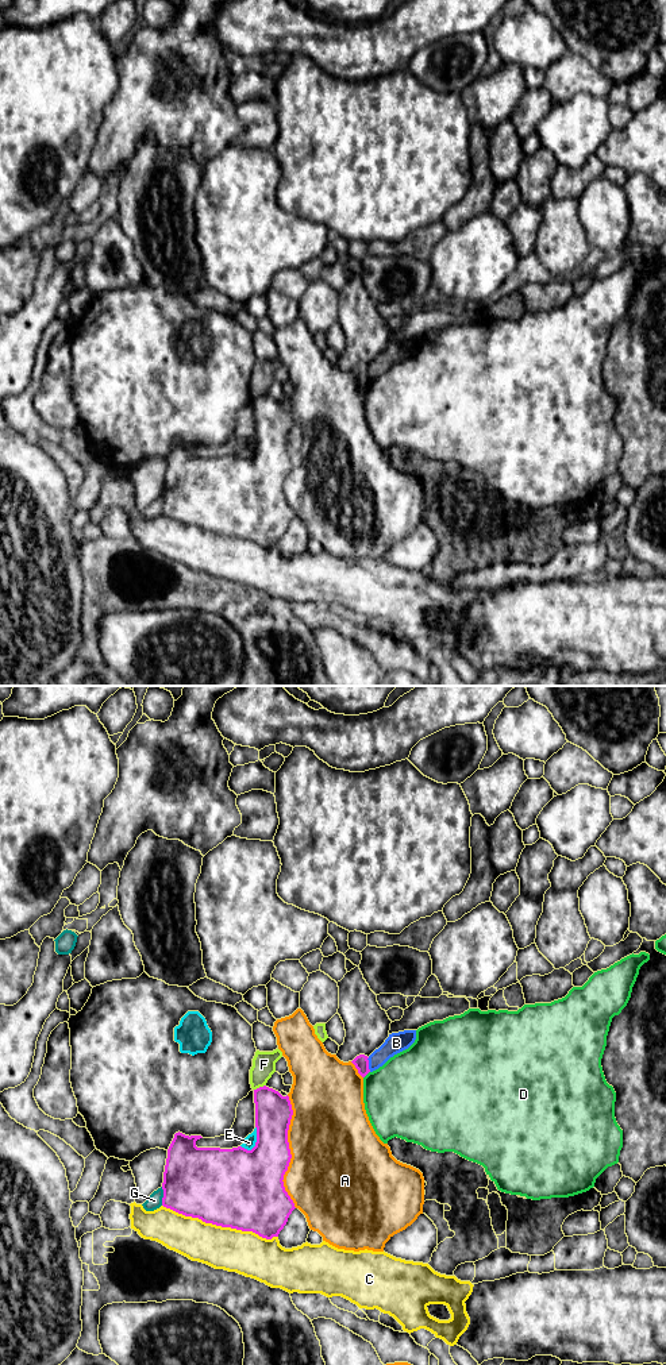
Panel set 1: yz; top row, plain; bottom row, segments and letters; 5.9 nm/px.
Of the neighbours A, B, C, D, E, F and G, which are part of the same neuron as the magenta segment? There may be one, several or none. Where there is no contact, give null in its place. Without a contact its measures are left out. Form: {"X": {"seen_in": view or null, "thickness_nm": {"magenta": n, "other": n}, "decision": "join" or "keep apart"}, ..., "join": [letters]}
{"A": {"seen_in": "yz", "thickness_nm": {"magenta": 320, "other": 480}, "decision": "keep apart"}, "B": {"seen_in": "yz", "thickness_nm": {"magenta": 90, "other": 120}, "decision": "keep apart"}, "C": {"seen_in": "yz", "thickness_nm": {"magenta": 480, "other": 260}, "decision": "keep apart"}, "D": {"seen_in": "yz", "thickness_nm": {"magenta": 90, "other": 440}, "decision": "keep apart"}, "E": {"seen_in": "yz", "thickness_nm": {"magenta": 360, "other": 70}, "decision": "keep apart"}, "F": {"seen_in": "yz", "thickness_nm": {"magenta": 220, "other": 140}, "decision": "keep apart"}, "G": {"seen_in": "yz", "thickness_nm": {"magenta": 420, "other": 90}, "decision": "keep apart"}, "join": []}

